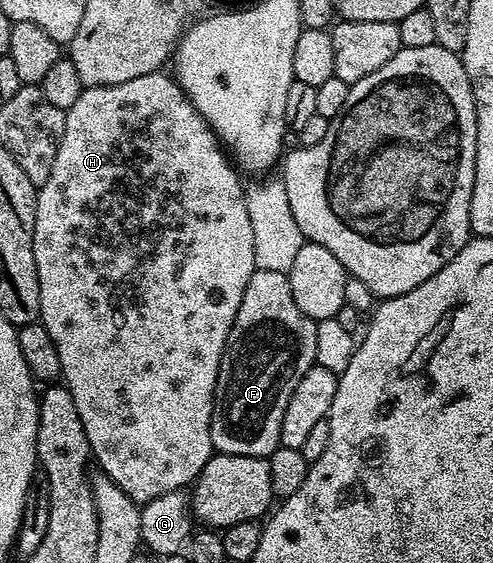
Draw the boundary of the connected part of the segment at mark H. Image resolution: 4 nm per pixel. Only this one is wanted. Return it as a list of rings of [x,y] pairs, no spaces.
[[[155,71],[146,77],[134,77],[134,81],[122,81],[122,85],[85,87],[80,92],[78,101],[74,101],[74,105],[70,105],[70,109],[64,113],[66,125],[62,133],[62,141],[58,145],[58,157],[54,157],[54,169],[50,169],[50,178],[46,180],[46,185],[42,185],[36,192],[36,220],[34,221],[34,233],[32,234],[32,248],[34,249],[34,261],[38,269],[38,289],[40,290],[39,322],[44,324],[46,333],[50,333],[50,341],[54,341],[54,349],[58,349],[62,383],[74,397],[78,417],[82,417],[82,429],[86,429],[86,441],[92,450],[92,459],[95,466],[106,472],[114,481],[114,485],[118,485],[118,489],[122,489],[122,493],[126,493],[126,497],[130,497],[141,505],[154,501],[154,497],[162,497],[171,491],[178,491],[195,484],[196,478],[202,473],[202,469],[214,454],[212,445],[212,405],[216,401],[216,378],[220,372],[220,358],[224,352],[230,329],[234,325],[238,305],[242,305],[242,293],[246,289],[250,277],[256,271],[254,228],[250,225],[250,213],[246,209],[246,201],[244,200],[245,184],[243,182],[240,184],[240,179],[236,176],[238,174],[237,170],[230,162],[225,148],[212,134],[205,119],[196,112],[194,105],[184,94],[180,84],[176,82],[171,74],[164,74]]]

